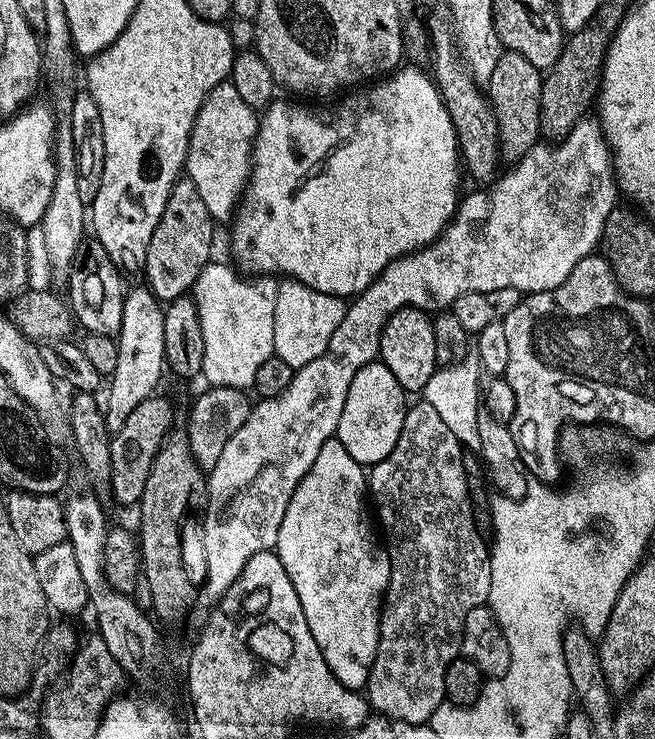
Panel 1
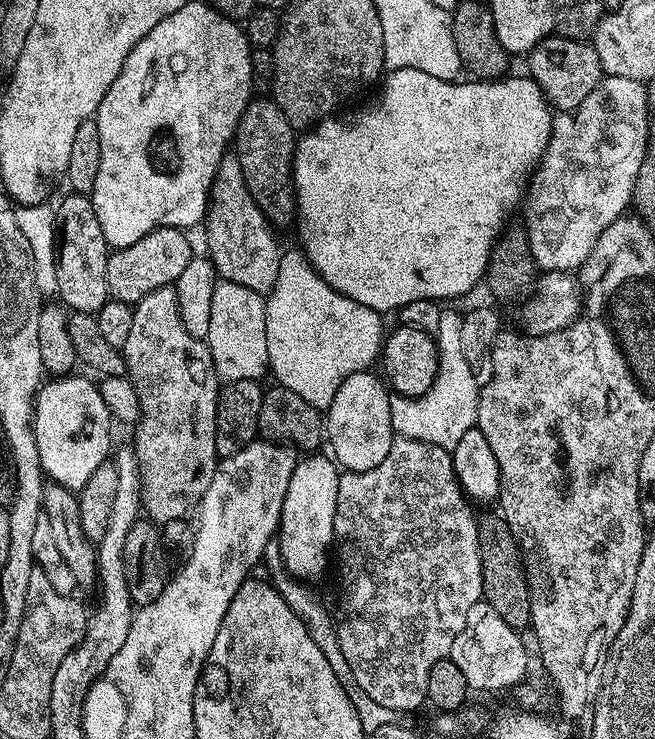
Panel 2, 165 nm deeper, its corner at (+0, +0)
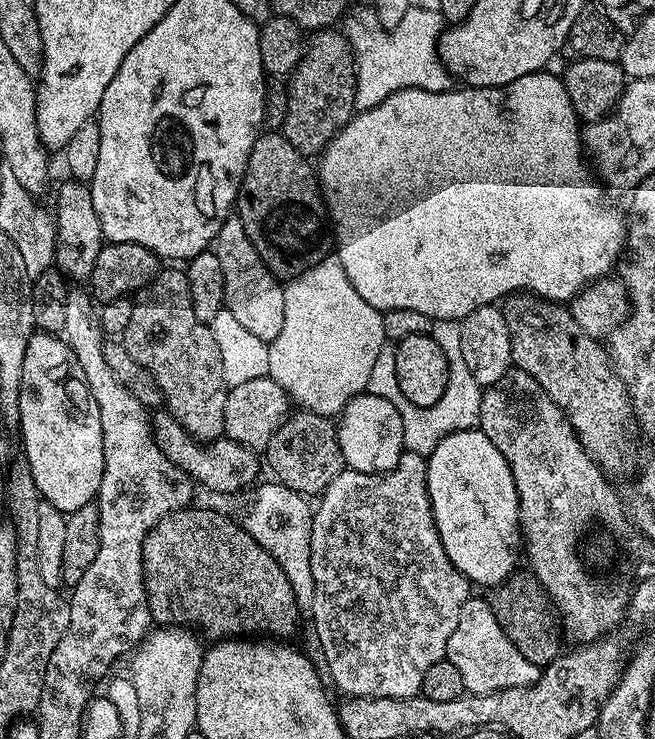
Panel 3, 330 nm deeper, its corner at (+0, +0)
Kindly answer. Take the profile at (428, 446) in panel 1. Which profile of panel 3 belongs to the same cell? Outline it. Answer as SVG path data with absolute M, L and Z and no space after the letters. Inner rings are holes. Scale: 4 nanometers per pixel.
M410 451L400 455L398 466L389 472L366 474L353 468L345 467L343 472L330 482L328 489L319 497L312 513L312 529L310 530L310 570L314 573L314 602L310 609L312 624L316 627L316 636L320 639L320 648L324 651L324 660L328 663L327 675L345 693L345 697L373 696L374 698L410 698L420 695L422 678L426 678L426 670L434 666L434 662L445 659L446 646L450 642L450 634L454 634L454 626L458 626L458 618L462 614L462 606L473 595L473 585L450 562L446 550L442 546L442 538L436 529L432 502L428 497L428 461L423 456Z

